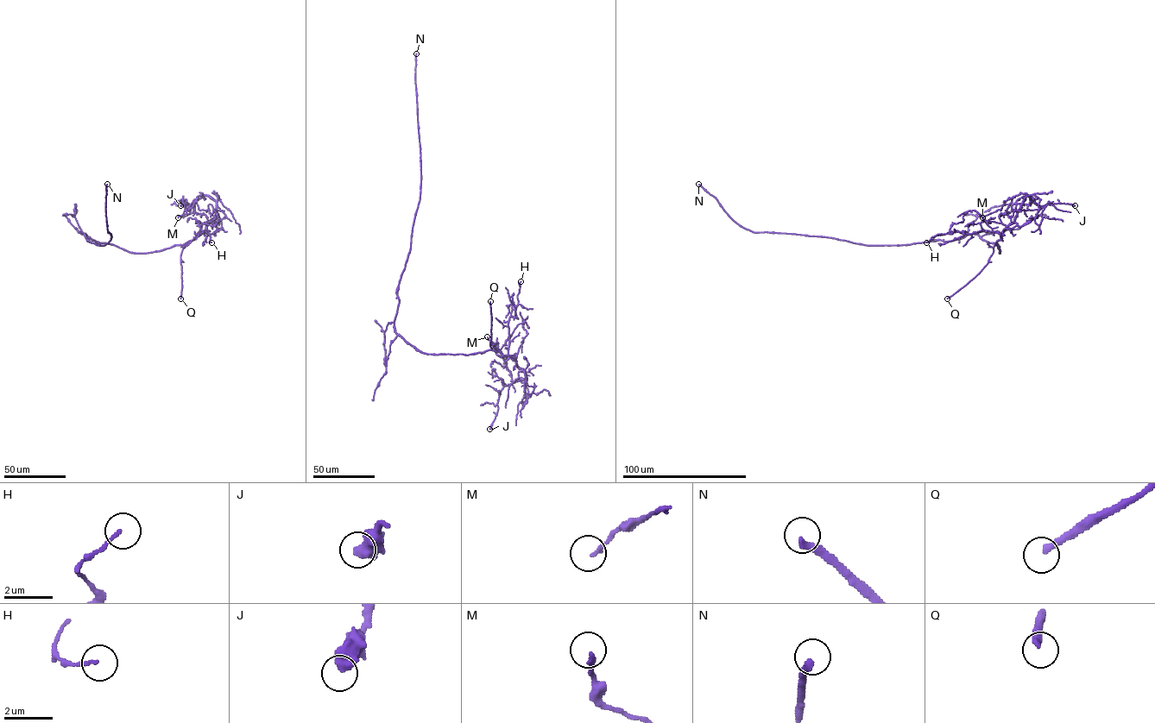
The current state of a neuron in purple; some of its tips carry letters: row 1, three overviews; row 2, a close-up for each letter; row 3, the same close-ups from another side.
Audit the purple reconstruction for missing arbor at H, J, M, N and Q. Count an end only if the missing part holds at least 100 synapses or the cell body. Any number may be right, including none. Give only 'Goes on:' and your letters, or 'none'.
Goes on: N, Q

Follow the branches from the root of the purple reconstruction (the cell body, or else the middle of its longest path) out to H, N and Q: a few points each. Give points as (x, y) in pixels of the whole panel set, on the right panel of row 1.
H: (955, 239), (977, 235), (997, 244), (1000, 251), (995, 244), (1000, 235), (987, 231), (939, 234), (926, 242)
N: (955, 239), (868, 245), (825, 236), (753, 232), (736, 223), (717, 200), (698, 184)
Q: (955, 239), (977, 235), (997, 244), (1000, 251), (995, 244), (996, 242), (987, 264), (947, 298)

